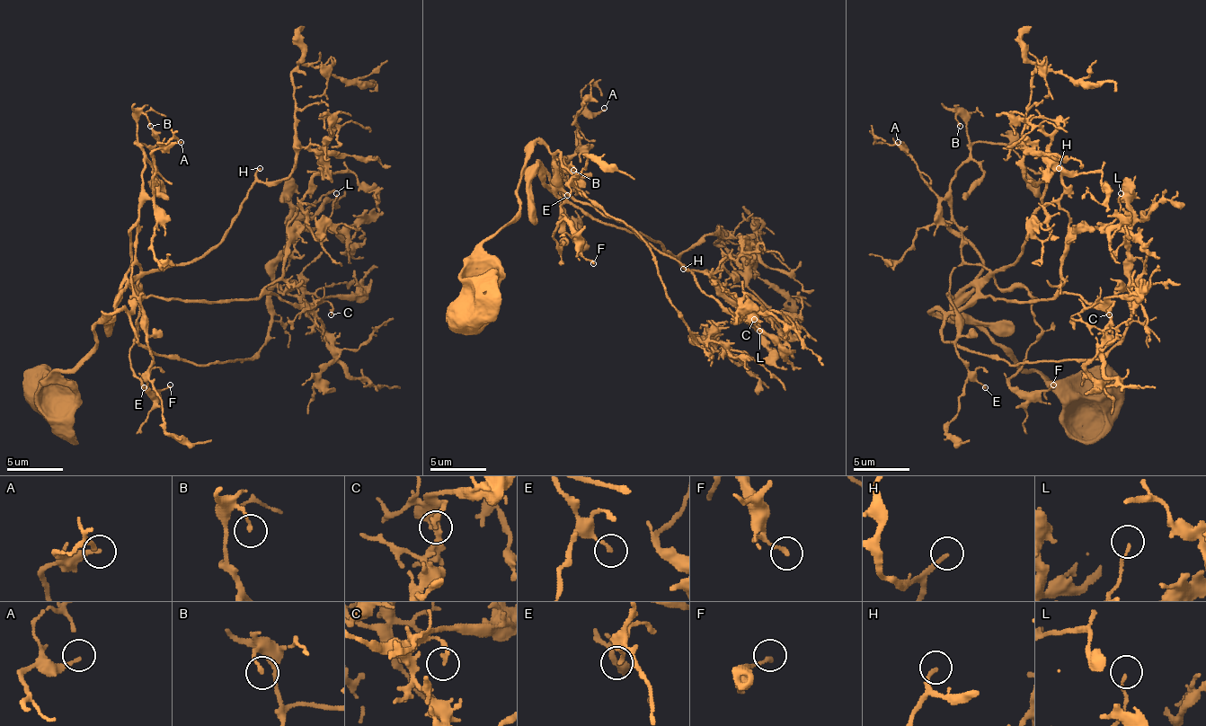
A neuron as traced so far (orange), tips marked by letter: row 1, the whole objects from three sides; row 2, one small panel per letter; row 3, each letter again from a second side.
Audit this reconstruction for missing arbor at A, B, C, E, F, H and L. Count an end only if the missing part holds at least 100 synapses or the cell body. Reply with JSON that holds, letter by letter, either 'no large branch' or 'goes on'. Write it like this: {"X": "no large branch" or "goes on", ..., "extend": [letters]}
{"A": "no large branch", "B": "no large branch", "C": "no large branch", "E": "no large branch", "F": "no large branch", "H": "goes on", "L": "no large branch", "extend": ["H"]}

